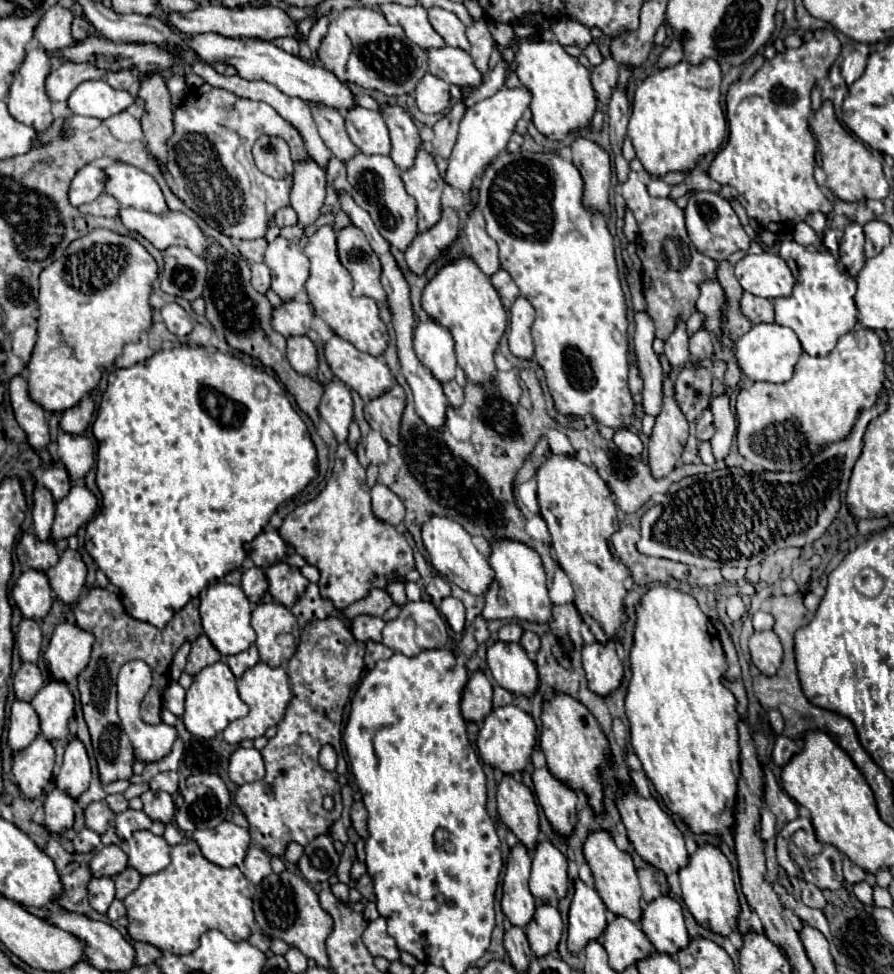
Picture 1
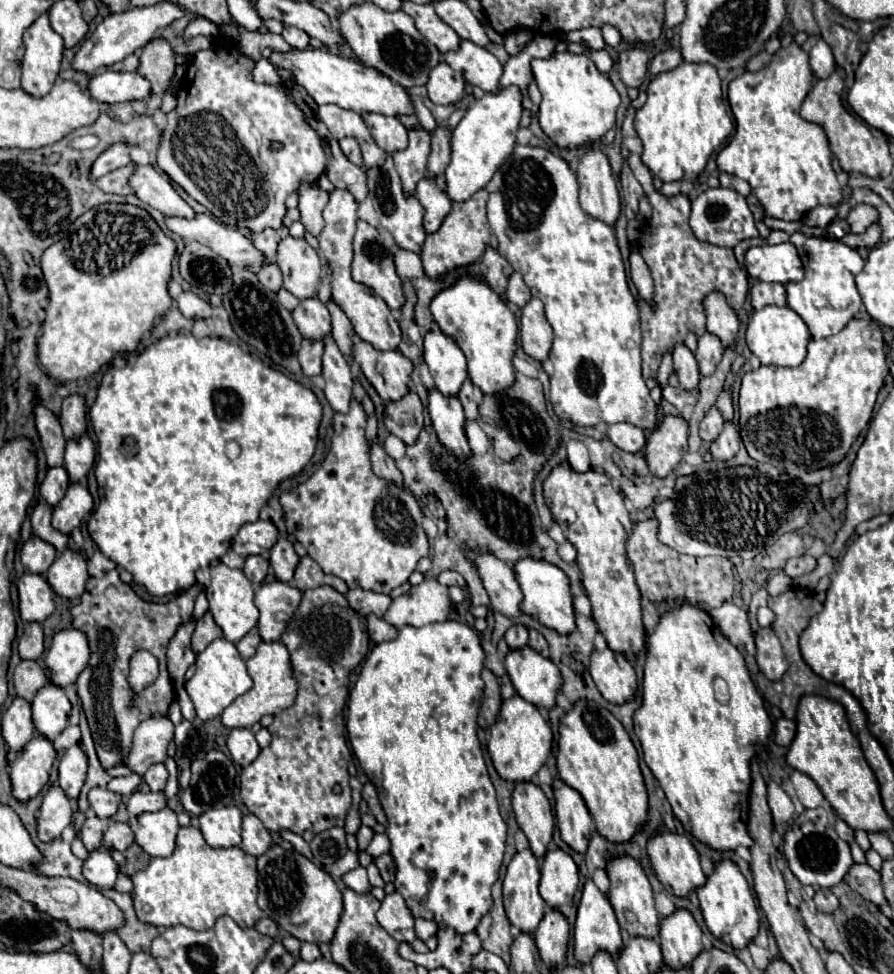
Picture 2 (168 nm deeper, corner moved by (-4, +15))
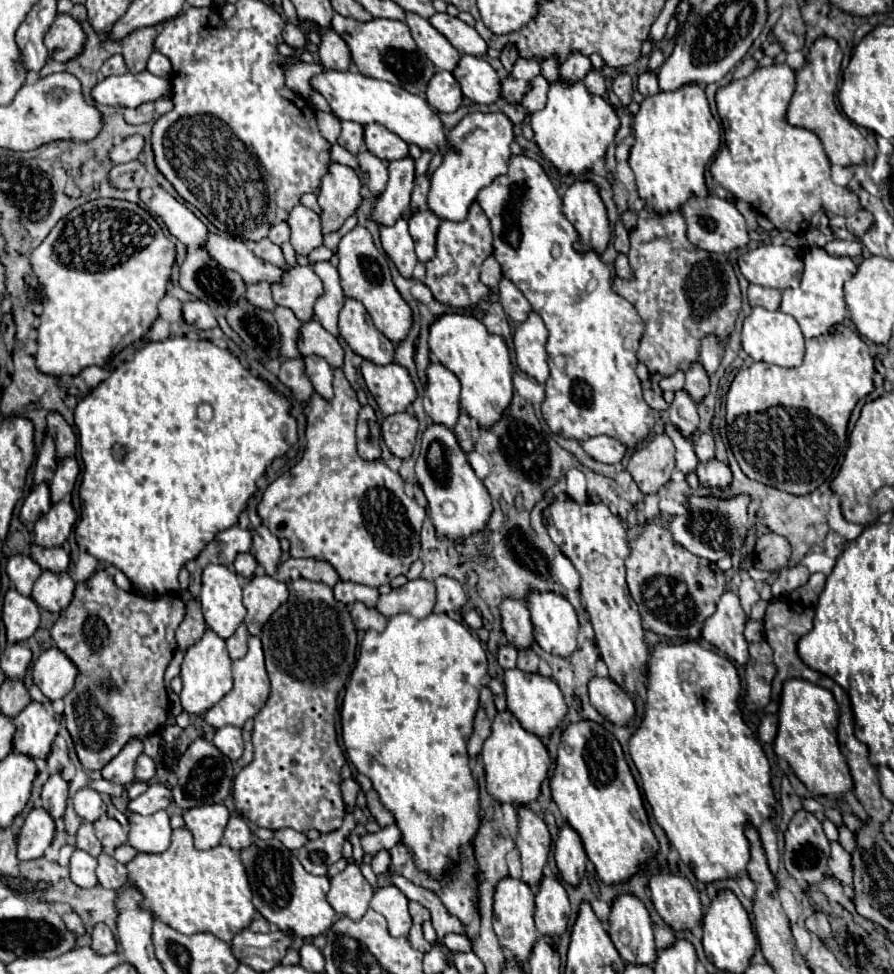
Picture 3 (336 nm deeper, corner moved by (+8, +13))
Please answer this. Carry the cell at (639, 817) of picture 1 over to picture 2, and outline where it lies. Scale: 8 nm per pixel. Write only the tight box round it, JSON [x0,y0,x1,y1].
[648,829,706,897]

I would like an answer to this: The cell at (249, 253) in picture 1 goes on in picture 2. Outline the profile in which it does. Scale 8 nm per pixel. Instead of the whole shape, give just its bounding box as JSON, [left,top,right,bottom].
[252,229,280,261]

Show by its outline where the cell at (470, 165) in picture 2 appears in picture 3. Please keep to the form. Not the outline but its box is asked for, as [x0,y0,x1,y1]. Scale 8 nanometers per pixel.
[428,111,514,221]

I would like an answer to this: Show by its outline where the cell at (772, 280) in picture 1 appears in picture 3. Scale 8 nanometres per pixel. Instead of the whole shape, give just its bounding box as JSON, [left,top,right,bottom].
[738,245,804,289]

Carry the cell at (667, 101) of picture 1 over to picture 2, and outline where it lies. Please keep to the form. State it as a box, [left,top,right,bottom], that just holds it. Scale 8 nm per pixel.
[636,63,734,183]

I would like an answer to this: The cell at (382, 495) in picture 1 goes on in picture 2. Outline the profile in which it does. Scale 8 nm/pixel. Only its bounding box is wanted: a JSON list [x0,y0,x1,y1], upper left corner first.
[370,439,404,487]

